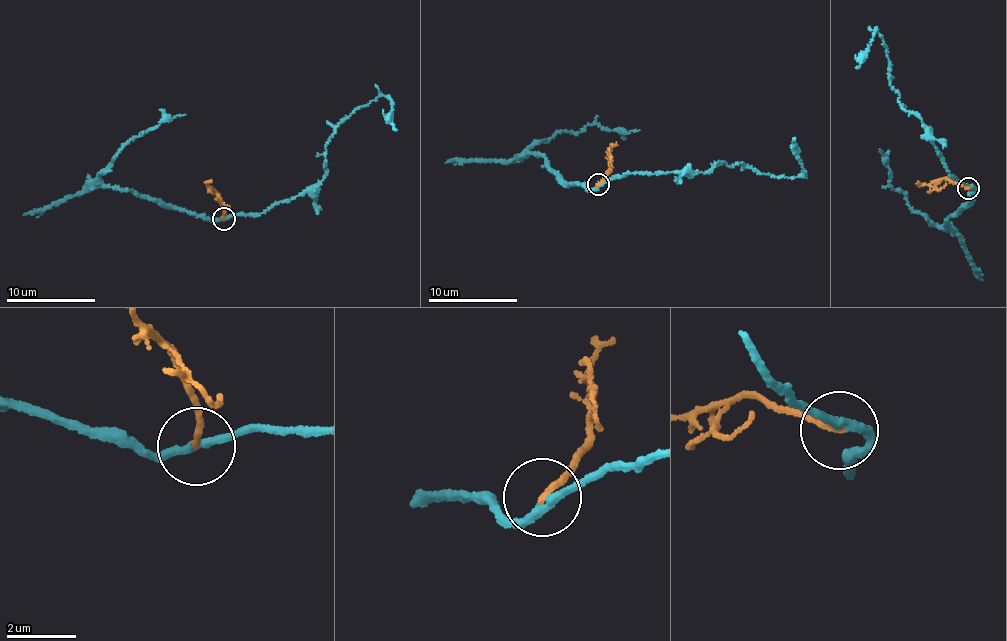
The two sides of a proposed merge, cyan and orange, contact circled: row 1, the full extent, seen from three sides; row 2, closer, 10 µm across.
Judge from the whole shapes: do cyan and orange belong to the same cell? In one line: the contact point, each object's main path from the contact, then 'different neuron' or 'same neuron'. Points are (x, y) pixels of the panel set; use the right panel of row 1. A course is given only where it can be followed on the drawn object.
(968, 188) | cyan via (967, 188), (946, 170), (921, 120), (902, 107), (878, 33), (874, 32), (869, 51), (855, 67) | orange via (967, 188), (943, 179), (936, 188), (946, 183) | same neuron

